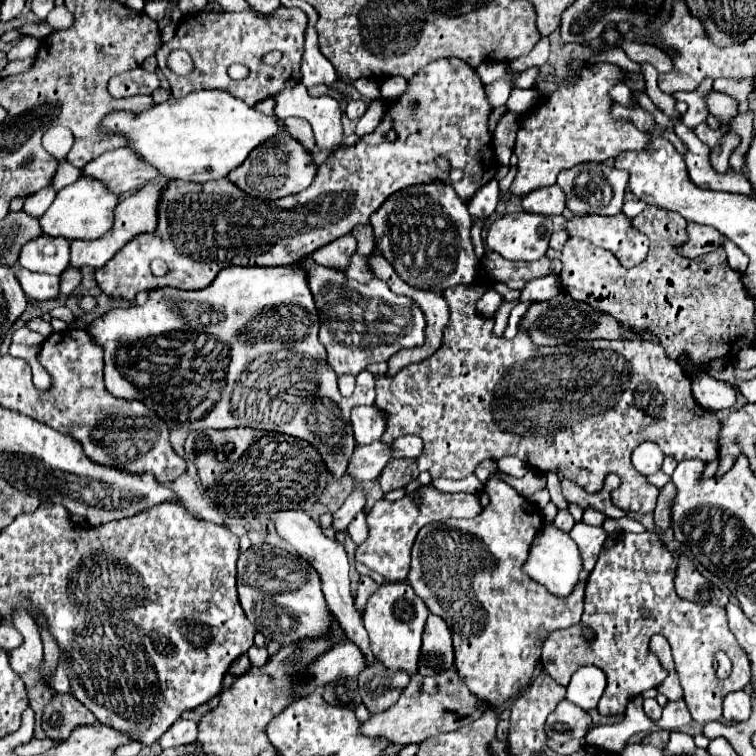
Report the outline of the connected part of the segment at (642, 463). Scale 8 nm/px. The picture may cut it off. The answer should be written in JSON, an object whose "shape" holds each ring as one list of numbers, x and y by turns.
{"shape":[[641,443,635,451,633,451,633,467,649,477,653,473,657,473,661,469,661,463,663,463,663,453,661,449,655,445,655,443]]}

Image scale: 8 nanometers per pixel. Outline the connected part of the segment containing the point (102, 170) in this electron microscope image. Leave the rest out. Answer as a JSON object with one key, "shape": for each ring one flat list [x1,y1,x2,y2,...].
{"shape":[[123,147,123,149,103,153,101,157,89,161,81,169,81,175,99,179,103,185,109,187,109,191,113,191,113,195,123,197,129,191,133,193,141,189,145,183,155,179,159,173,153,167,139,163,133,151]]}

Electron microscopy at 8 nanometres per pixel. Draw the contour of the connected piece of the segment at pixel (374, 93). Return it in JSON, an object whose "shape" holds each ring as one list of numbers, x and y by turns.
{"shape":[[357,79,357,81,353,81,353,87,355,87,363,97,367,97,367,99,371,99,371,101,375,101,377,97,381,97,379,85,377,85,377,81,373,81,373,79]]}

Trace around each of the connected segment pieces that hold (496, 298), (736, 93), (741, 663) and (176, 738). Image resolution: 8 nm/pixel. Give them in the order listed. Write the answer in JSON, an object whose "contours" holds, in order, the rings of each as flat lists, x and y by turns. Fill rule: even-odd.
{"contours":[[[489,291,477,301,477,311,481,311,481,315,485,315,485,317,493,317,501,303,503,303,501,295,497,291]],[[717,79,715,81,715,89,717,91,725,91,729,95,733,95,735,99,747,99,747,95,753,91,753,81,721,81]],[[643,531,643,533,621,533,621,539,613,547,603,547,601,549,601,559,597,559,595,569,591,571,587,585,585,585,585,611,581,617,579,625,573,625,569,629,559,629,553,631,547,641,543,643,541,651,541,665,543,669,559,683,567,685,571,675,583,667,583,665,595,665,599,667,605,677,607,677,607,687,603,697,599,699,597,711,601,715,621,715,629,703,631,697,641,695,647,689,657,687,667,671,663,669,661,661,657,659,655,653,649,653,649,641,655,633,661,633,669,643,673,651,673,661,675,661,675,671,679,675,683,695,689,707,689,713,693,721,697,723,709,723,709,721,719,721,721,719,721,703,723,697,731,691,745,689,751,681,751,663,747,659,747,653,739,647,739,643,733,639,729,627,727,627,727,613,725,607,705,607,697,605,691,601,685,601,677,597,673,581,675,581,675,571,677,571,677,561,673,553,661,543,661,539,653,531],[591,627,597,633,597,639,593,643,585,643,581,637,581,629],[715,651,725,651,731,661,733,661,733,673,729,679,719,681,713,671,713,655]],[[179,719,179,723,175,723,175,727,171,727,171,731,163,735,163,739,159,739,159,745,161,749,175,747,175,745,187,745,195,741,195,737,197,737,197,725,193,721]]]}

